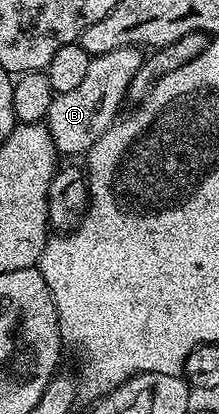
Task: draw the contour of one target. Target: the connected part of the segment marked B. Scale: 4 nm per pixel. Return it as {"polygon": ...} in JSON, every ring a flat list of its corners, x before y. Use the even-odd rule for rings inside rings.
{"polygon":[[120,47,111,49,111,53,92,56,83,82,67,93,54,94,47,126,53,144,62,156,84,156,91,149,91,145,95,145,95,141,103,137,106,129,118,118,122,110,121,103,126,102,125,94,131,85,131,77,139,73,142,58,143,51,140,47]]}

